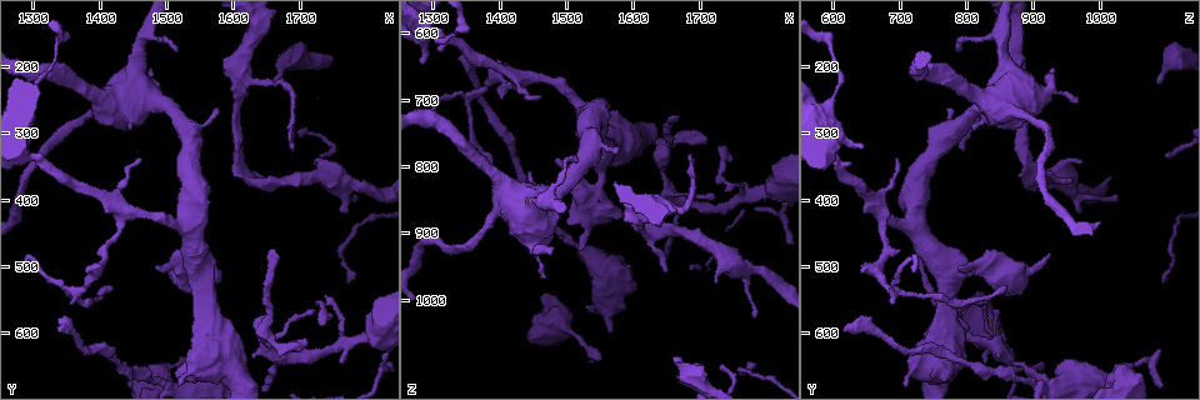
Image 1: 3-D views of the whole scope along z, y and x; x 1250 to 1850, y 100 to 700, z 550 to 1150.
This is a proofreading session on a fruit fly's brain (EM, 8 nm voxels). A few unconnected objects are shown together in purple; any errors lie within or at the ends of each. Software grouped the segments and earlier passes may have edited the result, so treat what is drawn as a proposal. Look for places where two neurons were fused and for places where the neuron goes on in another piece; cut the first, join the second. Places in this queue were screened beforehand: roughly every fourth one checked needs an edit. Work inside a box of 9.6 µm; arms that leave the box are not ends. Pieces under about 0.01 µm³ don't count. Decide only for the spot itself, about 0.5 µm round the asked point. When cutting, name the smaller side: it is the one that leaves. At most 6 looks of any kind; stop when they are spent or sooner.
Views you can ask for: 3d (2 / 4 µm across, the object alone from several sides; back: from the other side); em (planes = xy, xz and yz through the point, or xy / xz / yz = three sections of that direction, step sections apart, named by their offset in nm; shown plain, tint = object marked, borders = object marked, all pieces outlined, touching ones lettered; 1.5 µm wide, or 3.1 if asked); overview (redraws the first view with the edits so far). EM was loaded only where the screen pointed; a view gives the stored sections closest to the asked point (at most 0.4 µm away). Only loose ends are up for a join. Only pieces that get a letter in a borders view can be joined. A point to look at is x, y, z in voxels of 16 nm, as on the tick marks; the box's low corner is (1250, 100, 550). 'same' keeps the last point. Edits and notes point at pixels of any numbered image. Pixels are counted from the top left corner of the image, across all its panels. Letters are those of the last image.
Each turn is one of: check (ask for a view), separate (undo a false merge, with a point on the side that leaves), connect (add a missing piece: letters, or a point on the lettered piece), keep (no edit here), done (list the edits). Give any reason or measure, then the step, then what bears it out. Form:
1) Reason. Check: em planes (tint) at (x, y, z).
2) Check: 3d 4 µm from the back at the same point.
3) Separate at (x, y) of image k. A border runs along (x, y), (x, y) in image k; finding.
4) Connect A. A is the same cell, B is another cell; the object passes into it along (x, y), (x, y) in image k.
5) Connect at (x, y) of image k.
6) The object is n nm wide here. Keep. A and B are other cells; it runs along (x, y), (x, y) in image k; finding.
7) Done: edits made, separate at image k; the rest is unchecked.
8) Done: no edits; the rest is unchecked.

Tapers out. Check: 3d 4 µm at (1415, 535, 860).

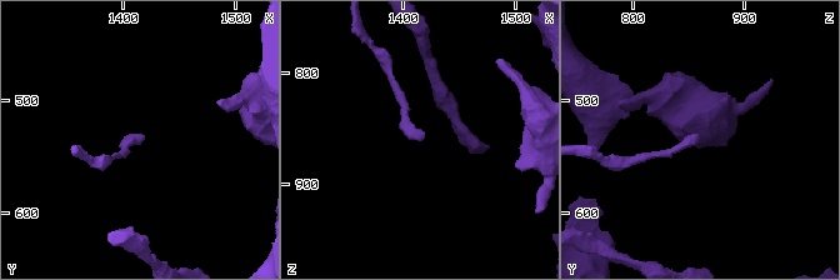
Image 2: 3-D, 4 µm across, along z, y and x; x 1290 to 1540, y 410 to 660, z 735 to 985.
Check: em yz step 8 (borders) at (1420, 530, 856).

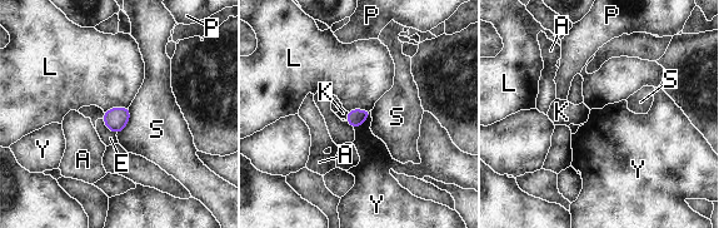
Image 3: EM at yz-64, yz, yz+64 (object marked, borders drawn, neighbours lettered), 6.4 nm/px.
Check: em planes (borders) at the same point.

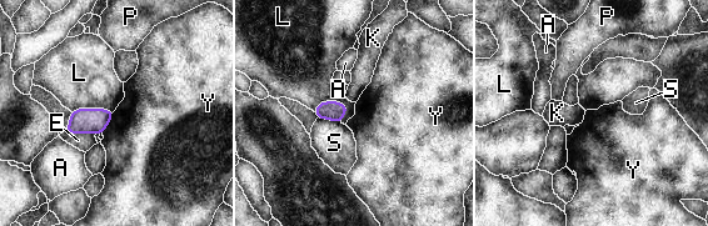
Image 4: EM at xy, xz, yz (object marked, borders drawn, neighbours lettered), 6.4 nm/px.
The object is 130 nm wide here. Keep. A, E, K, L, P, S and Y are other cells; none of them fits.

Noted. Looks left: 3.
Check: 3d 2 µm at (1520, 650, 1060).

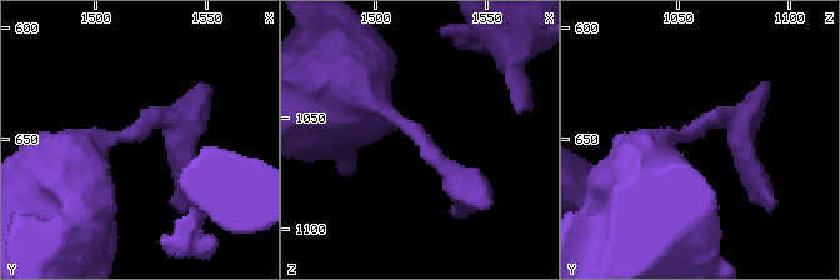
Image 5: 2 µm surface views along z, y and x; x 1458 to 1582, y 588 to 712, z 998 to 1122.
The arms are 200, 750 nm wide. Check: em planes (borders) at (1517, 647, 1056).

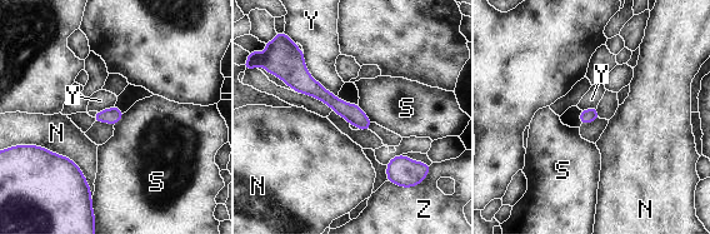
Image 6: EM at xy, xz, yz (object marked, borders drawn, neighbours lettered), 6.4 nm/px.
Keep. N, S, Y and Z are other cells; a border runs along (303, 51), (306, 70), (336, 96) in image 6; all the same neuron.

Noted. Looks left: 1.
Done: no edits; the rest is unchecked.

